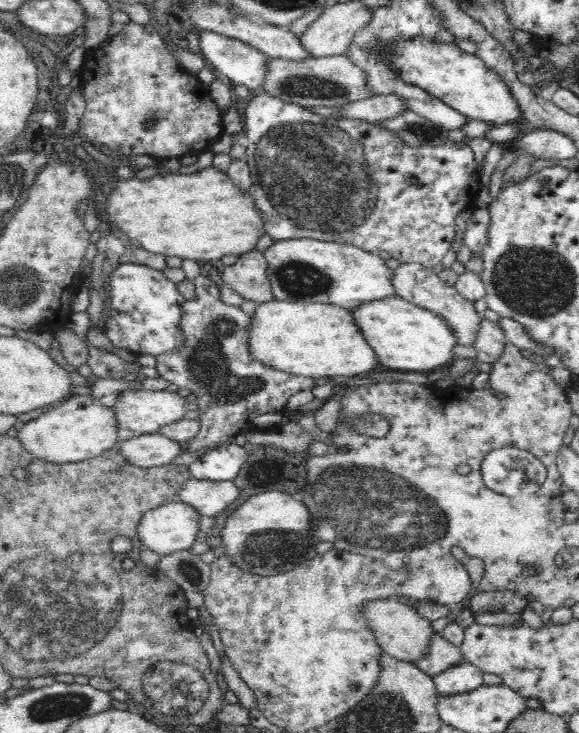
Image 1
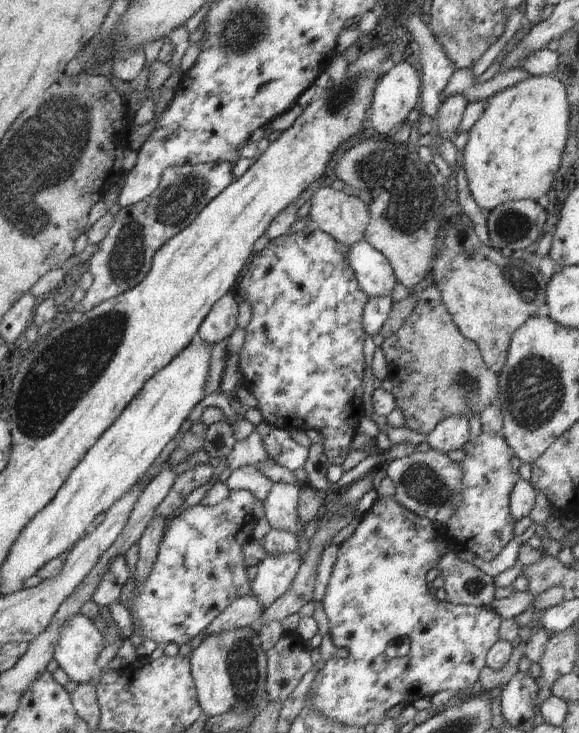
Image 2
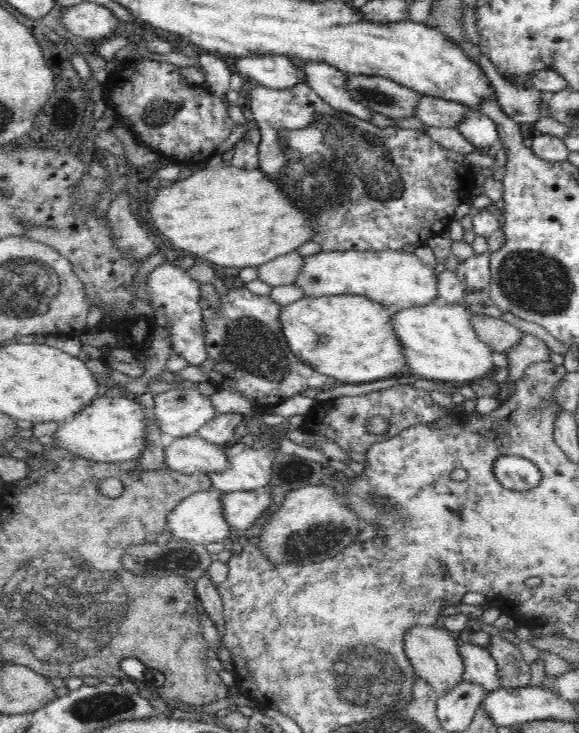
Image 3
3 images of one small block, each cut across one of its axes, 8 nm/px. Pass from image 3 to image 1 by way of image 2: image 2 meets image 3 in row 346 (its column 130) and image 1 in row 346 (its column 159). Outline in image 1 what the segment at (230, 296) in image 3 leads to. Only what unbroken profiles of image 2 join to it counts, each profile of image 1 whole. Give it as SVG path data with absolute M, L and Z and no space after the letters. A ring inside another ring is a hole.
M198 276L194 300L184 300L180 329L186 335L186 346L156 356L159 377L174 389L182 391L192 407L198 409L200 430L192 440L184 441L184 452L199 452L206 447L230 442L250 427L254 418L273 413L279 415L294 394L302 390L316 391L316 380L274 369L254 359L250 353L252 316L240 305L224 303L219 287L207 276Z

